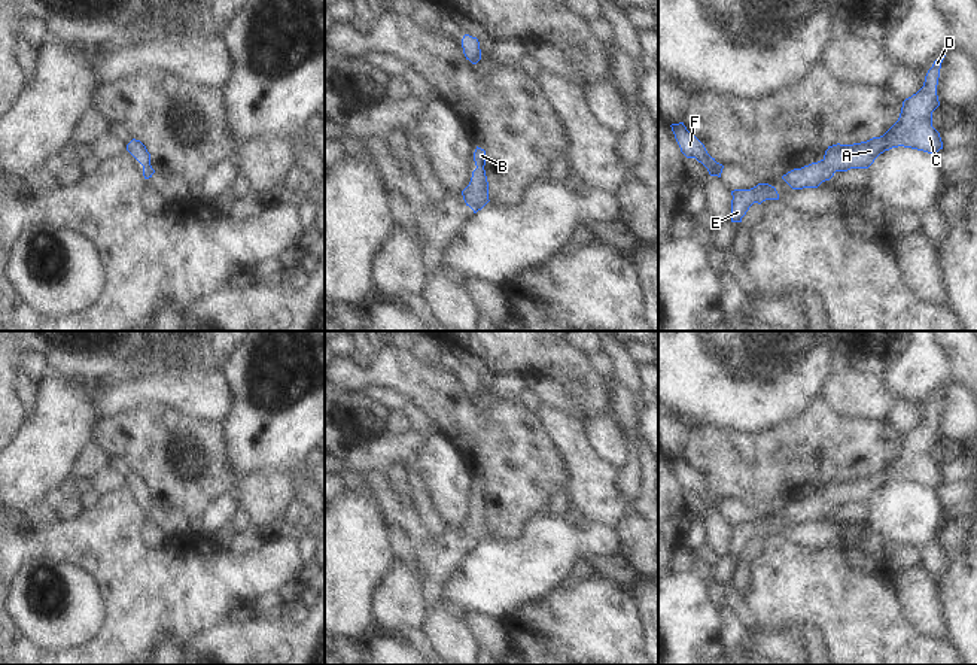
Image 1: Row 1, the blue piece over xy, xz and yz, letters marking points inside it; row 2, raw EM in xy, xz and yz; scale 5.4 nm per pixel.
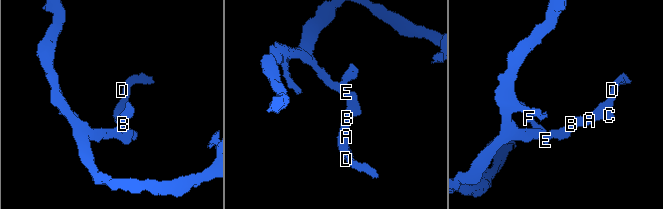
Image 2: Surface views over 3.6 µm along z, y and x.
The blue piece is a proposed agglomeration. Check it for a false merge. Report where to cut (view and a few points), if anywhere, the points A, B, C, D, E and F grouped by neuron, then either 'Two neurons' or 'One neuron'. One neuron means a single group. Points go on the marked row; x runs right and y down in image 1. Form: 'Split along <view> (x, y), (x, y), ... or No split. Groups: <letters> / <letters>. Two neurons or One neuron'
No split. Groups: A B C D E F. One neuron

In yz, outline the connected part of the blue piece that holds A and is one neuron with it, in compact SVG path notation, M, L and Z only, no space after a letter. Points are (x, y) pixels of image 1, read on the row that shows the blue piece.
M946 54L934 61L923 86L903 101L898 121L883 136L853 145L828 146L821 161L794 168L782 179L792 189L818 188L836 171L868 168L880 154L898 146L935 155L943 149L940 133L932 127L932 112L940 106L937 85L944 57Z

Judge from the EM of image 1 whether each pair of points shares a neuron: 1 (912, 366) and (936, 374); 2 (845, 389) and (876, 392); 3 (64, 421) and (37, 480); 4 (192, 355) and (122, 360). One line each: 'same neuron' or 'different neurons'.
1: same neuron
2: same neuron
3: same neuron
4: different neurons

